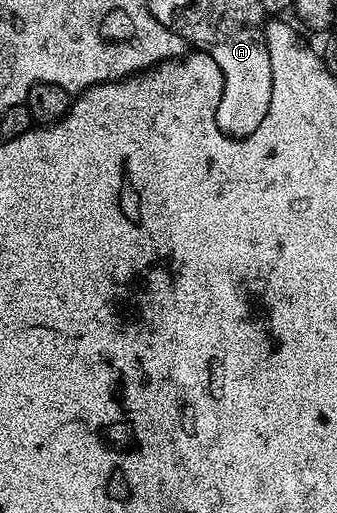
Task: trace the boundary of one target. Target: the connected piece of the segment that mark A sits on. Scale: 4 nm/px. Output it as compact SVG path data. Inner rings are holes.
M265 21L250 22L250 26L238 26L238 30L230 30L226 38L218 38L218 42L198 42L198 38L190 38L187 45L195 51L206 54L216 60L224 76L224 92L217 105L217 126L232 138L247 138L260 126L268 112L268 104L272 100L272 66L271 57L265 35Z

